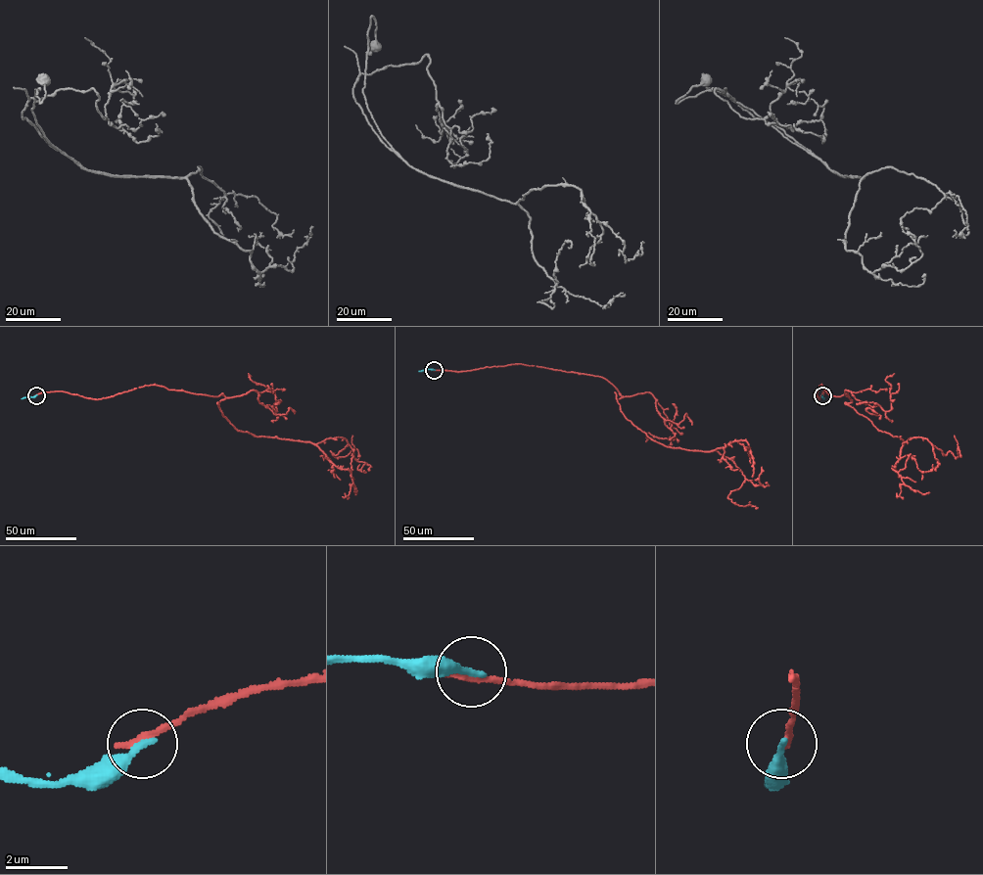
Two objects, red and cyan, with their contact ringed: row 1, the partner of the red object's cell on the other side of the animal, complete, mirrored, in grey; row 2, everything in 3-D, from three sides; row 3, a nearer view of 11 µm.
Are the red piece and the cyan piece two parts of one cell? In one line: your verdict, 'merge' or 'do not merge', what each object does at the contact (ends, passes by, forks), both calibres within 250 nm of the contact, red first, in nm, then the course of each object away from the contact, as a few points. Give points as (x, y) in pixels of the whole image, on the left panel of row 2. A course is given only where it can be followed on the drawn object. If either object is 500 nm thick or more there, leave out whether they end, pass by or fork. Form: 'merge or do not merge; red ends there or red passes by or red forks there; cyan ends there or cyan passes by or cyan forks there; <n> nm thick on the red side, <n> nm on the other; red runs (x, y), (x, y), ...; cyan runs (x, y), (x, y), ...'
do not merge; red ends there; cyan ends there; 280 nm thick on the red side, 300 nm on the other; red runs (36, 395), (153, 385), (222, 394), (222, 415), (256, 437), (342, 437), (335, 457), (352, 436); cyan runs (36, 395), (22, 398)

